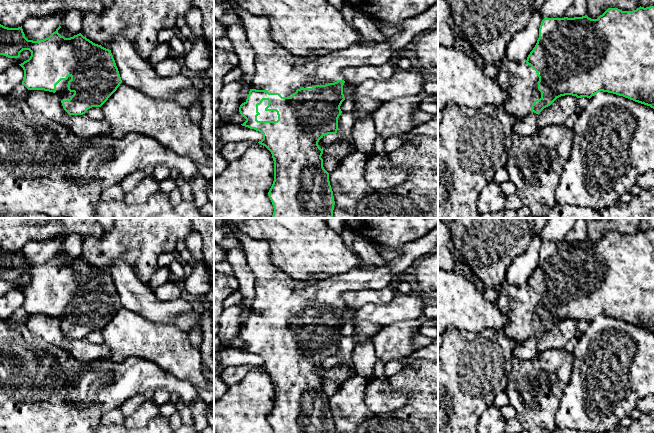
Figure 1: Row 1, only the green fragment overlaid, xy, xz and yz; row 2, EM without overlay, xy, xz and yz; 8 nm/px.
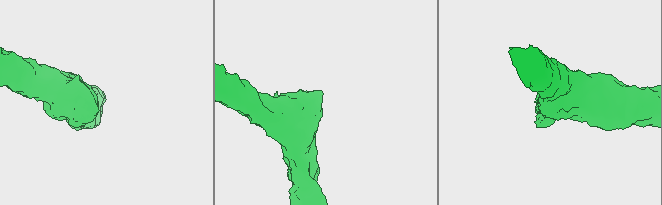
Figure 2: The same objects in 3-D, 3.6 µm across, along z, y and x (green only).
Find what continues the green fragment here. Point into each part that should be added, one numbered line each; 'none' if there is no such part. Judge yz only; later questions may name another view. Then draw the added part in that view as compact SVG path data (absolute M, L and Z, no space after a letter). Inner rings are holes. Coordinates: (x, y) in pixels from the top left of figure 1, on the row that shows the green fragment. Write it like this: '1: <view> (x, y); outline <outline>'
1: yz (520, 81); outline M505 58L498 65L495 81L508 94L504 109L516 117L531 112L533 102L541 98L541 92L538 90L539 77L526 62L517 63Z

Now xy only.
1: xy (62, 90); outline M71 76L68 77L67 80L61 80L56 85L56 94L59 95L61 100L69 100L70 97L74 94L74 92L70 92L68 90L68 81L71 80Z

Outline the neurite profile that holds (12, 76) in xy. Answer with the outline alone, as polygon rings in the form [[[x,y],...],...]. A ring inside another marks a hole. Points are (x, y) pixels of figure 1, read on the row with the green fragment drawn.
[[[15,64],[0,73],[0,93],[9,95],[11,90],[22,83],[24,70],[19,64]]]

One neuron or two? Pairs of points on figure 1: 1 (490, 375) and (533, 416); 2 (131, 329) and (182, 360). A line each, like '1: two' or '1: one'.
1: two
2: one

